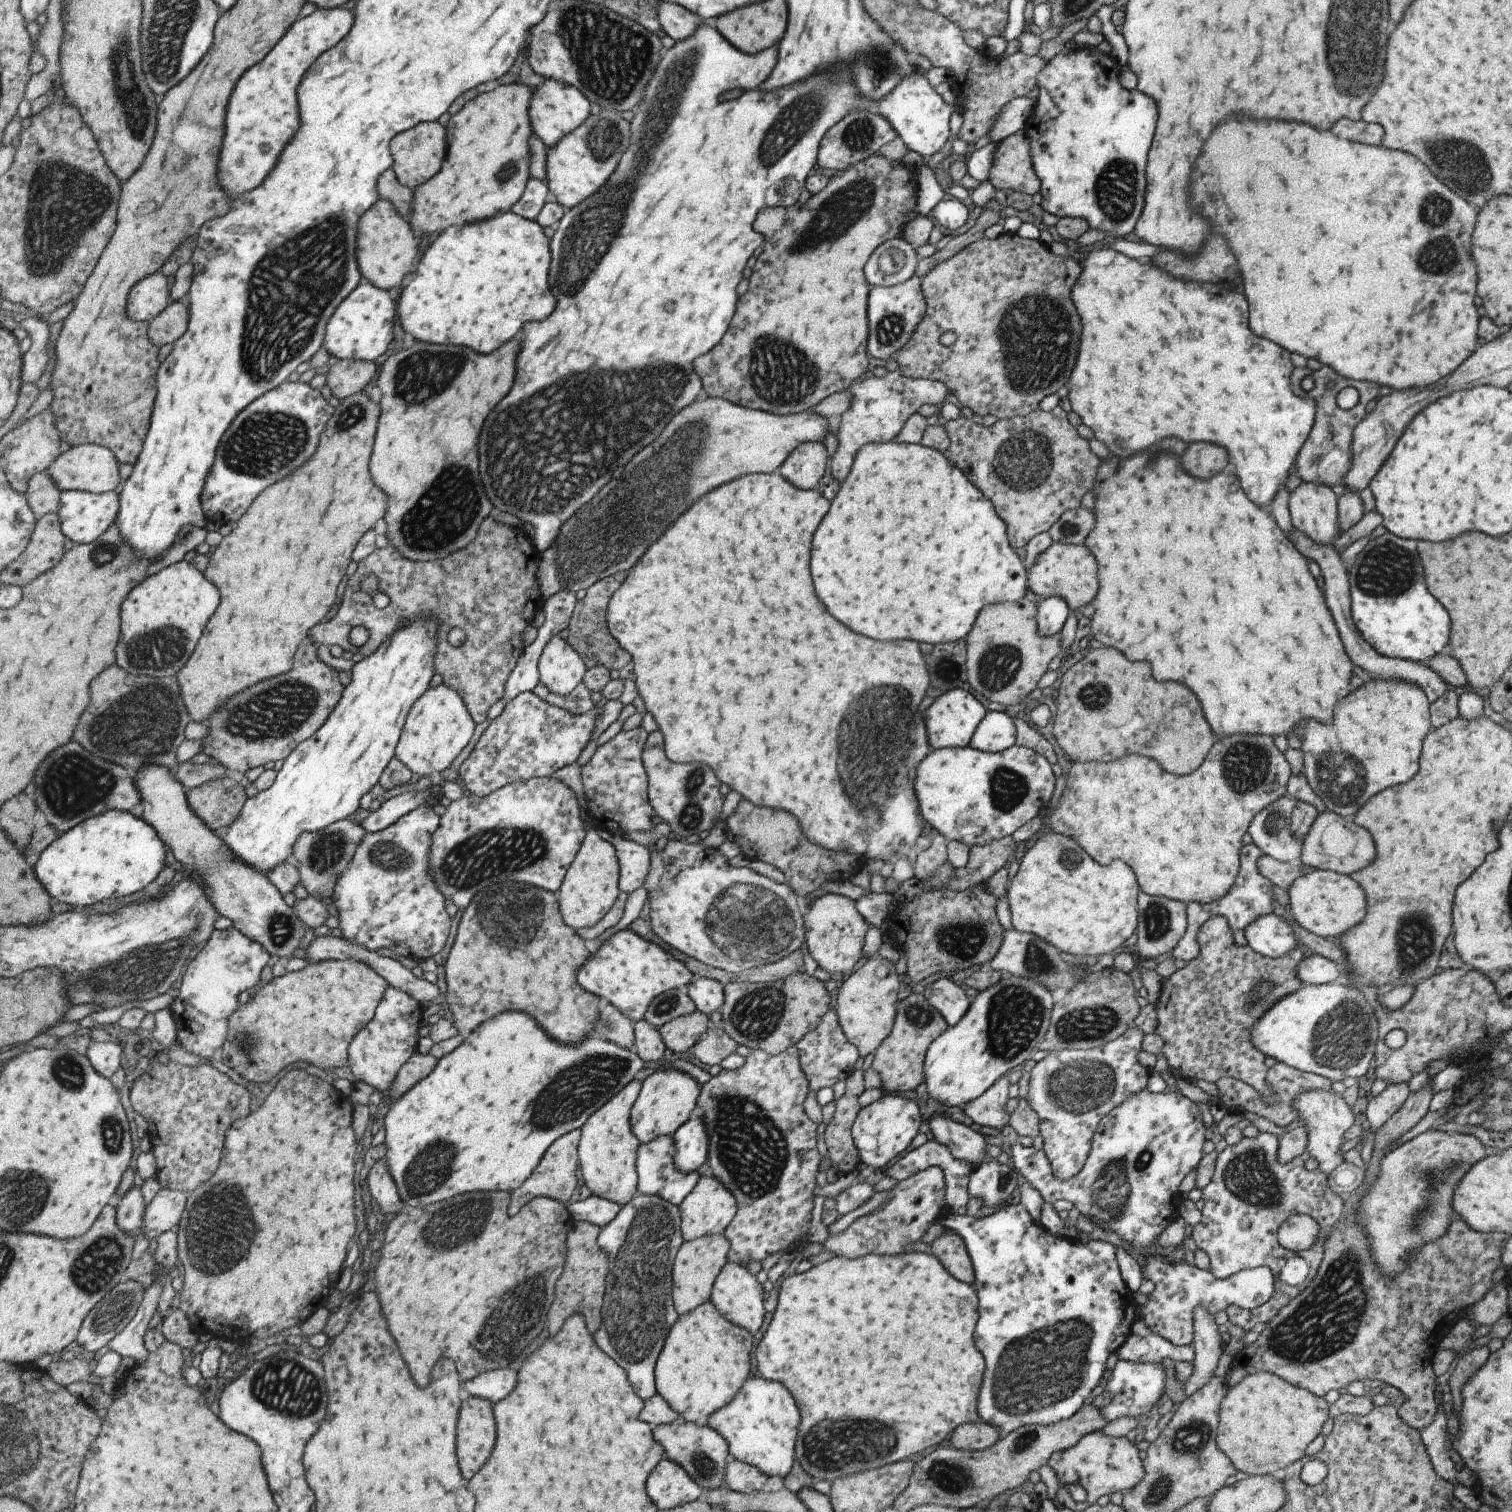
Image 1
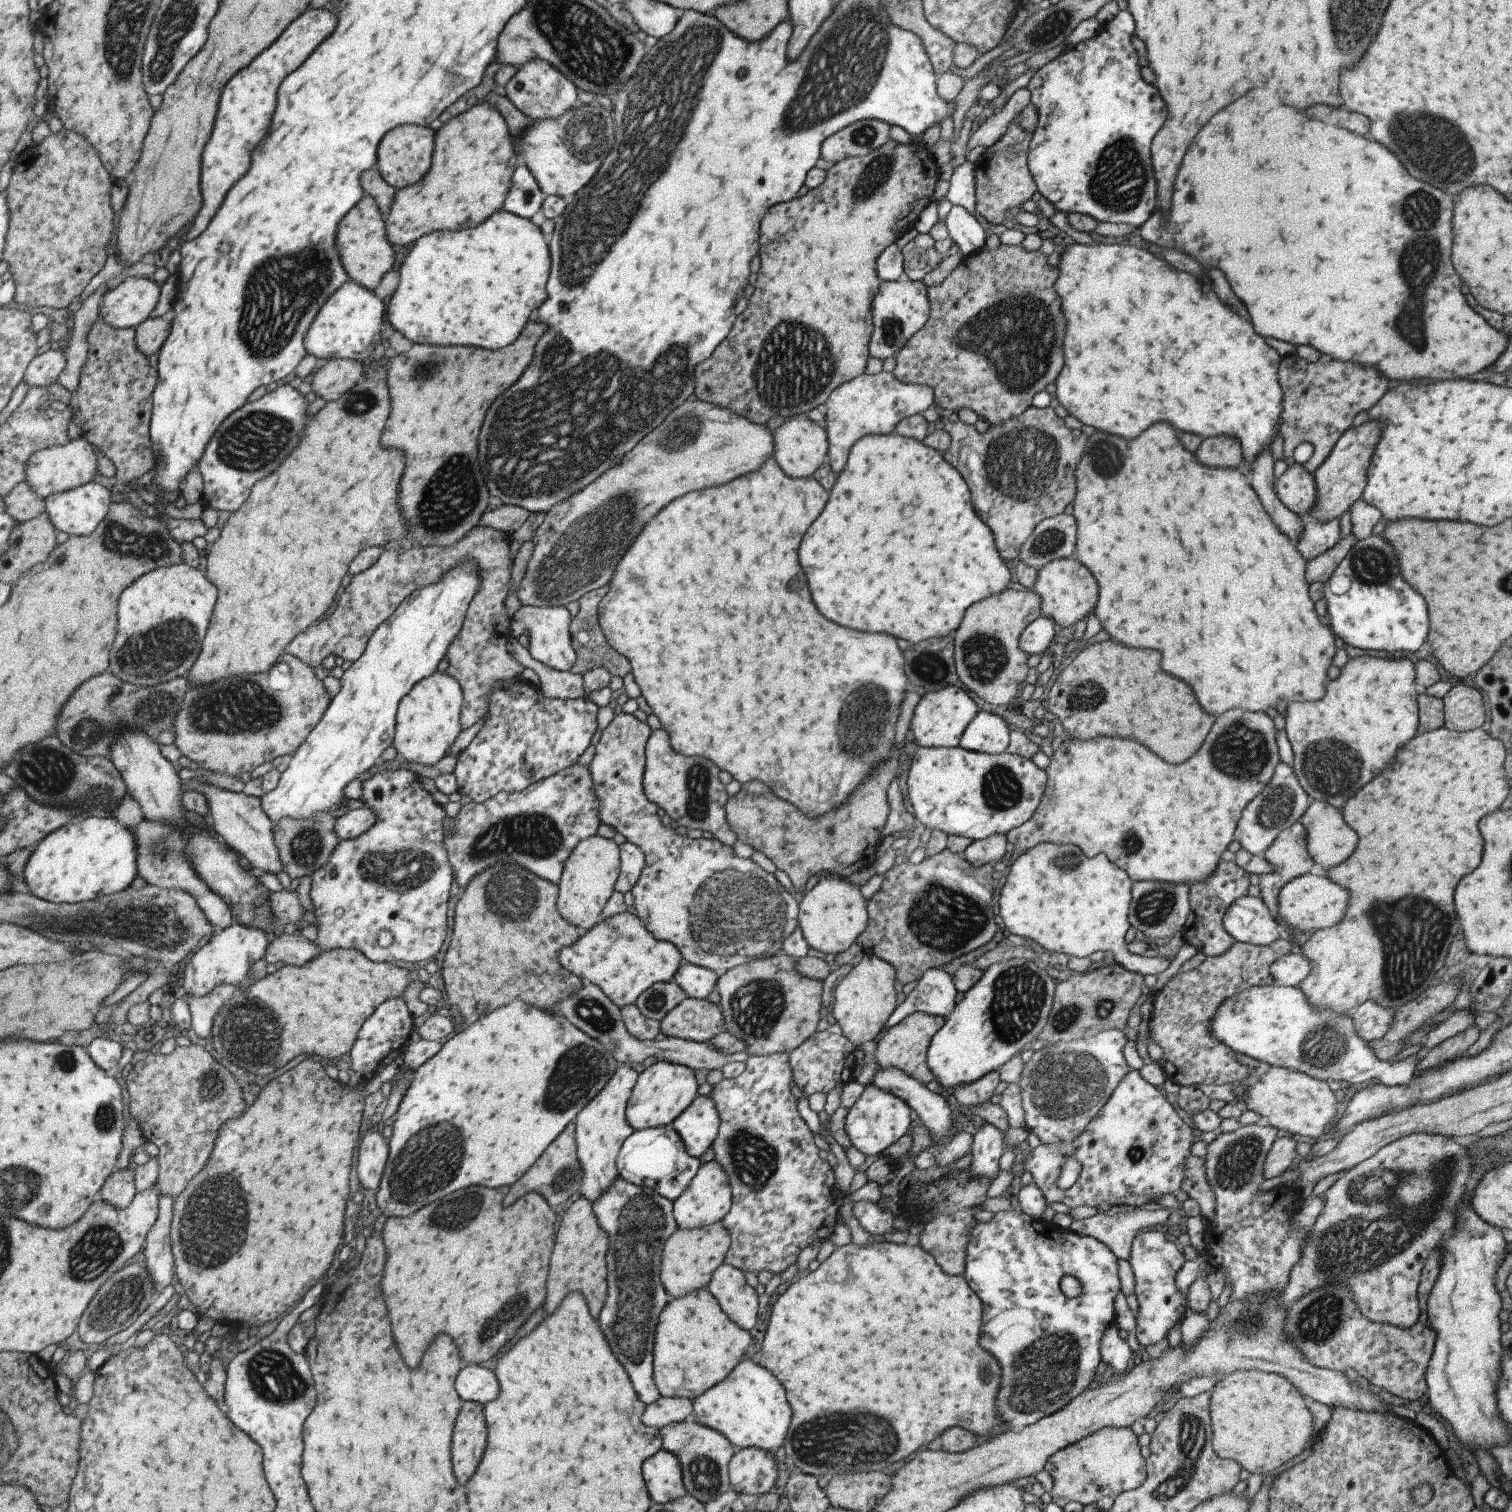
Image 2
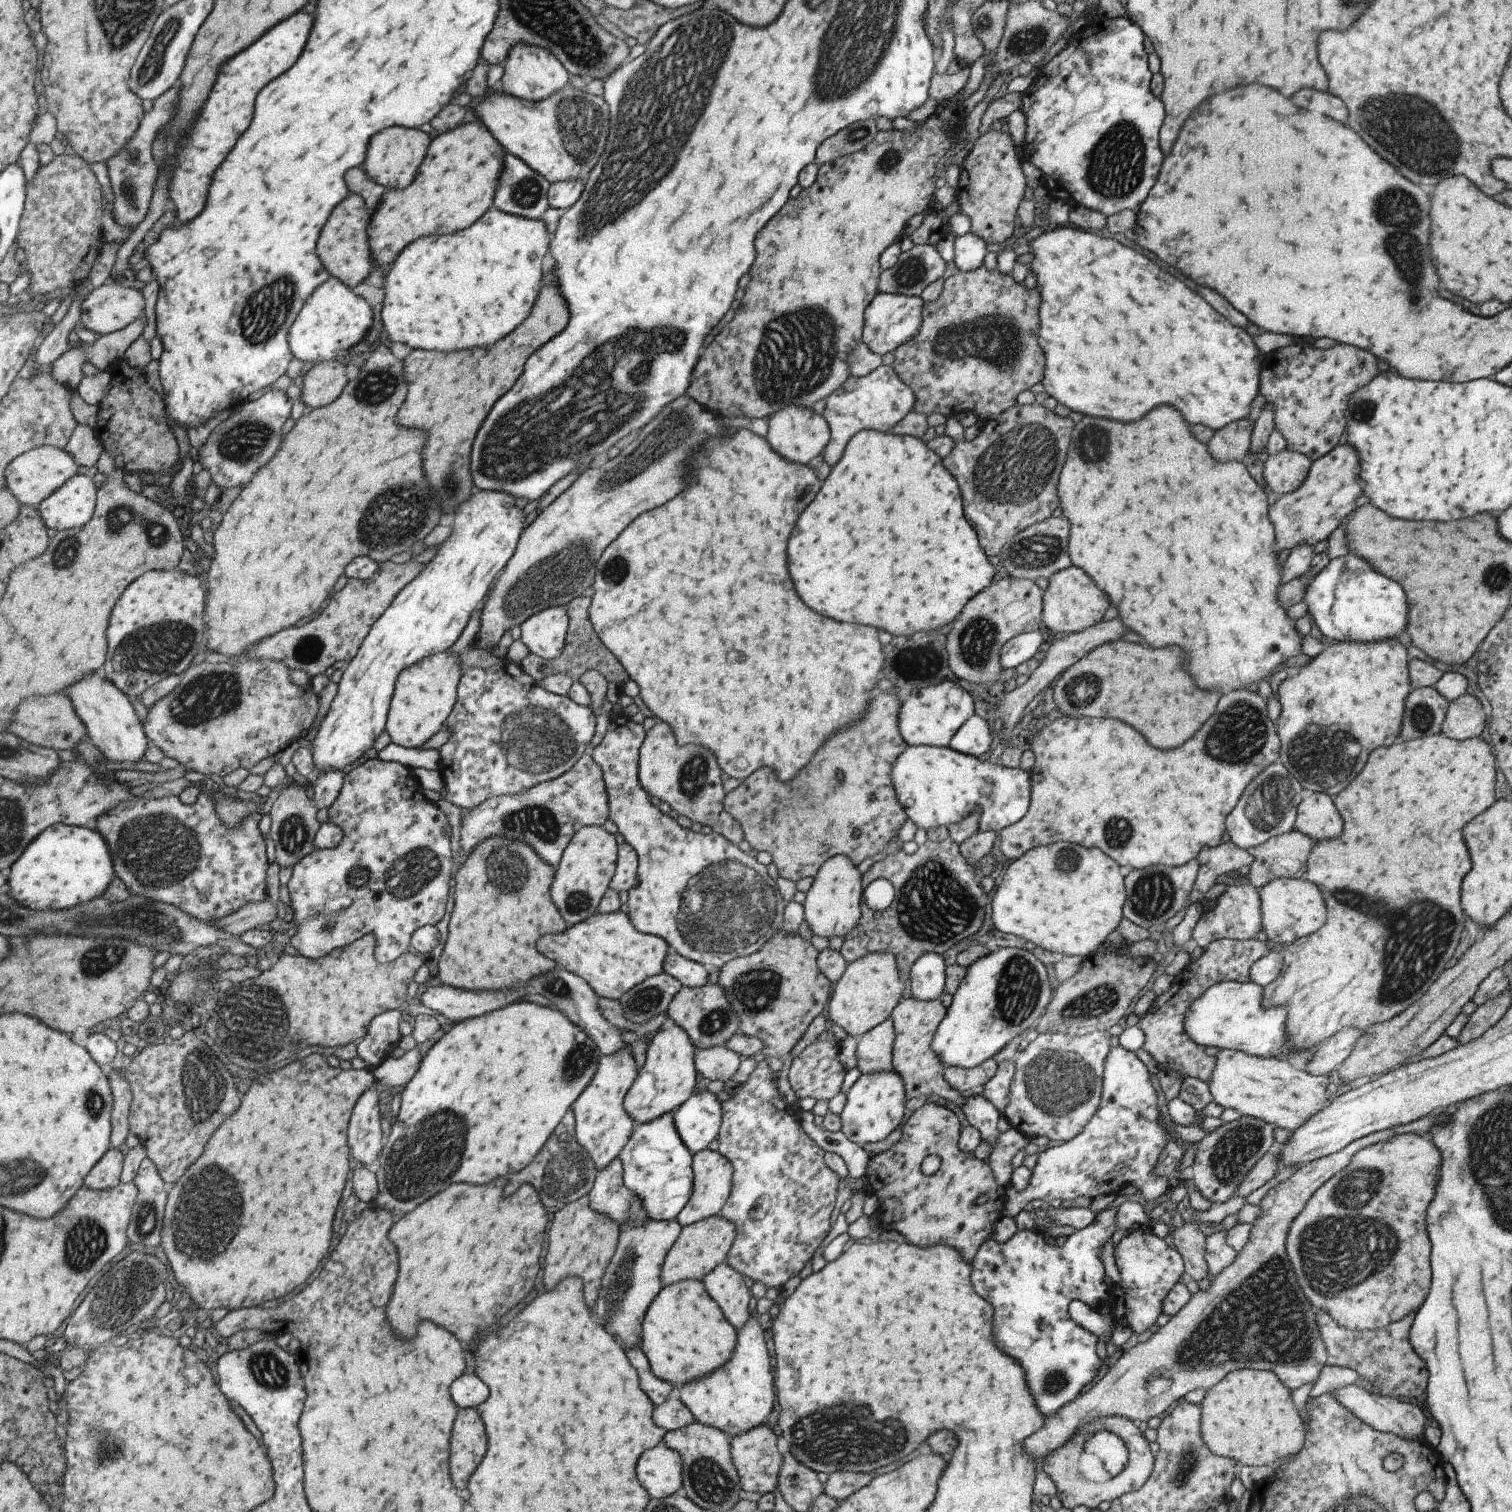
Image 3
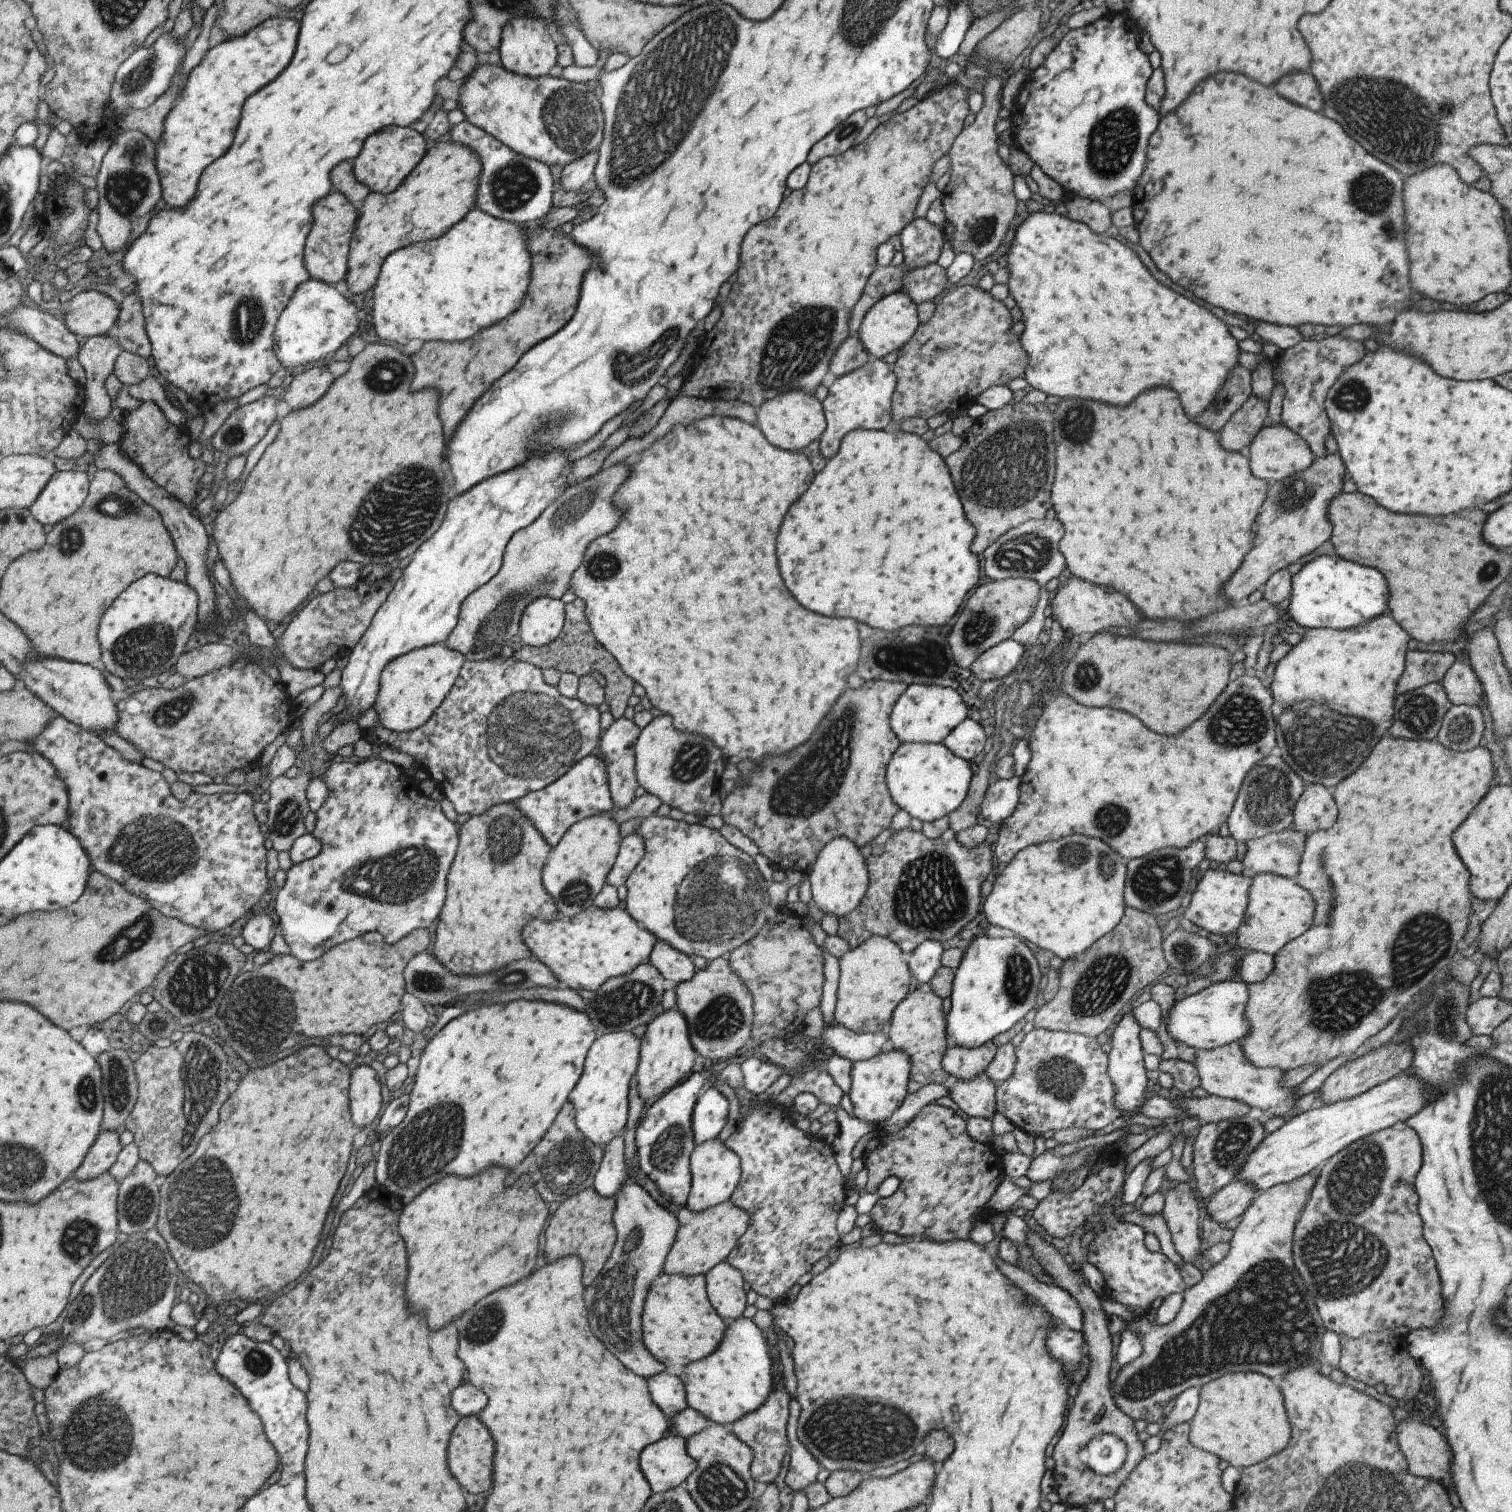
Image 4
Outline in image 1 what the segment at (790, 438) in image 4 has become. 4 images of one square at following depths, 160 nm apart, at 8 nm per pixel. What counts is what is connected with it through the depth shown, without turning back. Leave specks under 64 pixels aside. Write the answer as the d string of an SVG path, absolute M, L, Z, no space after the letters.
M821 441L804 442L784 458L778 471L793 486L813 489L827 470L828 461L827 450Z

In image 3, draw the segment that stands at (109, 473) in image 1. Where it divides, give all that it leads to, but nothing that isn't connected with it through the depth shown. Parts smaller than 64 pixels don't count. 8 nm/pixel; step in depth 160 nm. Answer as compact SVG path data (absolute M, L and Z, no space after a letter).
M45 445L19 455L6 470L7 488L15 495L22 505L38 507L49 498L58 488L73 478L79 470L79 464L64 449Z

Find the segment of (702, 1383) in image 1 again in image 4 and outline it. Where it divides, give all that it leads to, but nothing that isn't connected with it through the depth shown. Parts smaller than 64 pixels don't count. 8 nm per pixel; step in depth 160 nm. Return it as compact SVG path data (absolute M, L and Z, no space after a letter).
M661 1273L649 1286L641 1314L642 1342L651 1356L663 1364L666 1374L679 1377L683 1368L709 1356L721 1342L726 1326L711 1307L704 1276L667 1276Z

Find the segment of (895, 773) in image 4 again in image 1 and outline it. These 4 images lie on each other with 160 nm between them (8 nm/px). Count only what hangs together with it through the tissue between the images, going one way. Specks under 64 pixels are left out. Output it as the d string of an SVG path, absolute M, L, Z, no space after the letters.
M1013 744L998 753L971 747L931 749L915 767L912 791L919 814L948 841L986 845L1012 835L1054 800L1059 782L1044 756Z

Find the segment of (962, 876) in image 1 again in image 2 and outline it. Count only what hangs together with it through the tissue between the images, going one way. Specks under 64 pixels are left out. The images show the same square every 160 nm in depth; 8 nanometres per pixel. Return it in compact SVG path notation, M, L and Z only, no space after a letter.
M1003 833L992 834L984 839L973 839L961 855L974 867L985 863L993 864L1007 853L1006 841L1007 835Z

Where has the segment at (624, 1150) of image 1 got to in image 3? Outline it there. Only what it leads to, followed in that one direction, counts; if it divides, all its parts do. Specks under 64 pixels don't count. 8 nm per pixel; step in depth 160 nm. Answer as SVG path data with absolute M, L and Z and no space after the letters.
M623 1045L613 1051L613 1054L601 1055L598 1058L591 1080L571 1103L569 1109L574 1118L574 1137L579 1146L588 1152L597 1171L618 1156L636 1125L622 1105L625 1093L635 1077L634 1058L629 1046Z

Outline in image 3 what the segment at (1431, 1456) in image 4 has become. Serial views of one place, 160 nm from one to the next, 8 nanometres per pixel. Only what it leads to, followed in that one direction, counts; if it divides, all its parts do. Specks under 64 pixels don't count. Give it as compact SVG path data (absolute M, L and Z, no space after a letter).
M1349 1385L1336 1389L1331 1393L1334 1394L1336 1401L1348 1408L1361 1422L1367 1423L1375 1430L1382 1433L1391 1433L1402 1439L1416 1439L1425 1442L1423 1436L1423 1427L1427 1425L1427 1419L1419 1407L1410 1403L1400 1402L1398 1399L1384 1397L1371 1392L1365 1385Z

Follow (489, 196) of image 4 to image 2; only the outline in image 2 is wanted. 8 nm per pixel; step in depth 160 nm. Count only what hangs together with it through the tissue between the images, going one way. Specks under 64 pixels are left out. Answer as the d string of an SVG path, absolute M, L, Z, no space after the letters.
M519 163L512 172L510 187L503 199L503 210L529 219L539 210L544 197L530 170Z

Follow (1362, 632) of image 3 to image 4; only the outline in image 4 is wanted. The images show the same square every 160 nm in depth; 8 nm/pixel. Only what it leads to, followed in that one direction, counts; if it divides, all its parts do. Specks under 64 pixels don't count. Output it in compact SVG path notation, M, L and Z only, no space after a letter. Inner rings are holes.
M1315 556L1303 564L1297 574L1291 576L1291 598L1288 598L1290 623L1306 629L1329 628L1331 630L1349 630L1371 622L1387 612L1383 608L1387 600L1387 584L1375 568L1355 564L1339 556ZM1381 584L1383 584L1383 602L1381 602Z

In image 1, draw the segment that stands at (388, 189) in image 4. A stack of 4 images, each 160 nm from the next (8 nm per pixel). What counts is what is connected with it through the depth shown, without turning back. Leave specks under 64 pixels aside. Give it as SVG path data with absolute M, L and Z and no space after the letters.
M423 122L403 134L395 136L395 142L391 142L391 154L395 158L393 170L397 172L397 178L403 186L412 189L419 188L426 180L429 180L441 166L445 156L445 134L441 124L437 122Z

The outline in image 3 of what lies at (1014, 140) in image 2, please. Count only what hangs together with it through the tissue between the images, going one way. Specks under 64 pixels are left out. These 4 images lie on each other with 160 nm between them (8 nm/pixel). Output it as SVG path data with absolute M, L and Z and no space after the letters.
M989 129L975 138L959 167L957 186L953 189L958 212L970 218L968 232L983 239L985 244L1001 244L1010 238L1015 210L1023 196L1025 178L1013 147L1009 134Z

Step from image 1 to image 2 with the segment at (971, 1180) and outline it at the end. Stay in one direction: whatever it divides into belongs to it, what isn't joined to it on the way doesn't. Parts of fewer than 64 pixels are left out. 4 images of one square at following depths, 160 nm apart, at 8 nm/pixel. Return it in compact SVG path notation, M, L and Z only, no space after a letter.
M991 1123L982 1124L972 1135L970 1173L974 1177L985 1177L990 1181L999 1170L999 1156L1003 1151L1002 1133Z

